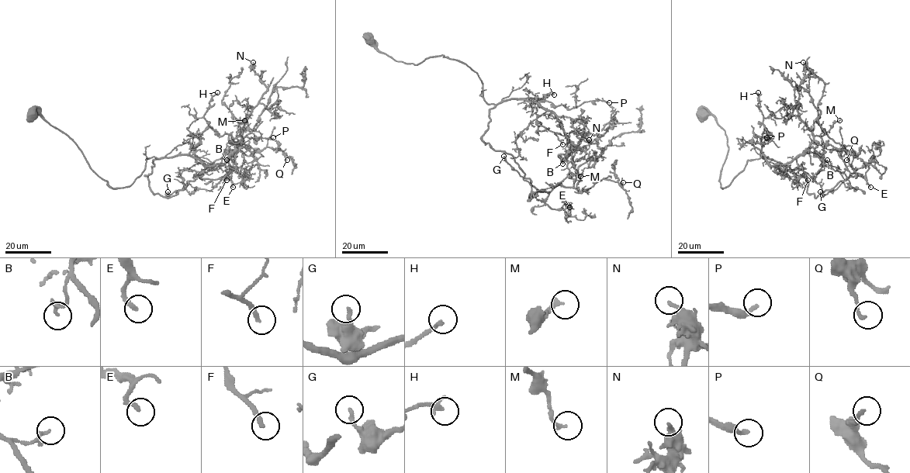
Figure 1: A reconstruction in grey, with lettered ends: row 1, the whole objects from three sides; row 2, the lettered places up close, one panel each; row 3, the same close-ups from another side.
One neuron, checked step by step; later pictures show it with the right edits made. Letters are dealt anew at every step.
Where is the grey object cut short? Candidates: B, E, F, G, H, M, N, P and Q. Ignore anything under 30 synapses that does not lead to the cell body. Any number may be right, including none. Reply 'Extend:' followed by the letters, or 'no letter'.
Extend: F, P

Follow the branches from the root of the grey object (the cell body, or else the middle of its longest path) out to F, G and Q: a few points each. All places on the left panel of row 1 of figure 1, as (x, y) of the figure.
F: (35, 112), (64, 132), (113, 188), (129, 187), (153, 157), (190, 155), (209, 166), (202, 177), (226, 180)
G: (35, 112), (113, 188), (129, 187), (155, 157), (145, 175), (153, 193), (174, 195), (188, 181), (167, 191)
Q: (35, 112), (113, 188), (153, 157), (148, 187), (165, 197), (233, 150), (287, 160)

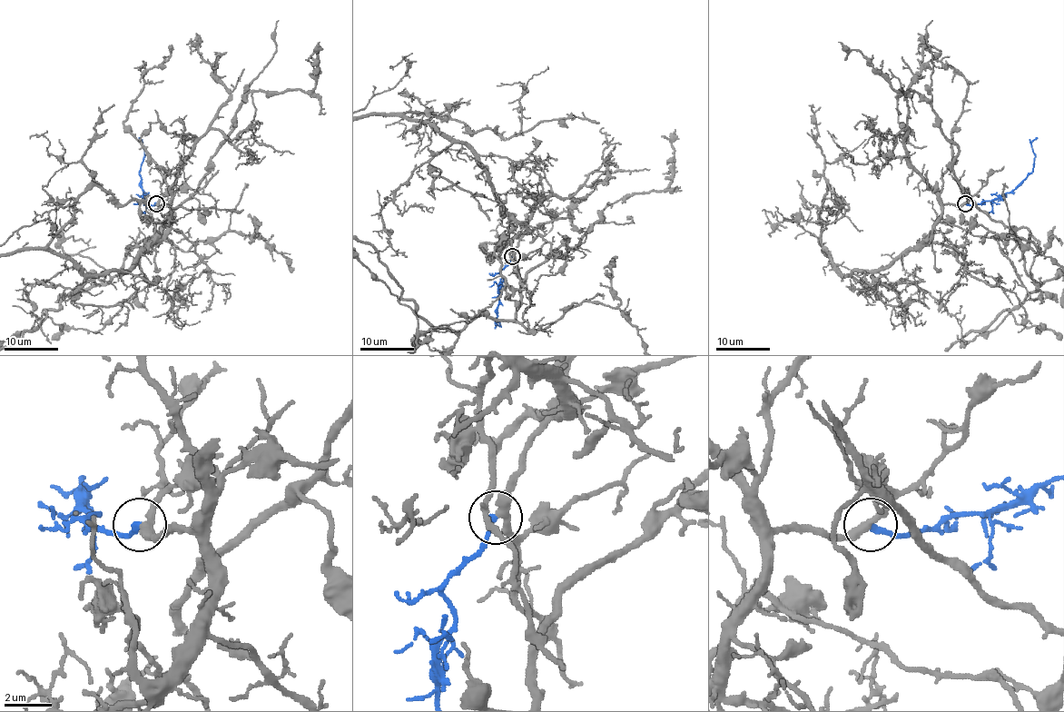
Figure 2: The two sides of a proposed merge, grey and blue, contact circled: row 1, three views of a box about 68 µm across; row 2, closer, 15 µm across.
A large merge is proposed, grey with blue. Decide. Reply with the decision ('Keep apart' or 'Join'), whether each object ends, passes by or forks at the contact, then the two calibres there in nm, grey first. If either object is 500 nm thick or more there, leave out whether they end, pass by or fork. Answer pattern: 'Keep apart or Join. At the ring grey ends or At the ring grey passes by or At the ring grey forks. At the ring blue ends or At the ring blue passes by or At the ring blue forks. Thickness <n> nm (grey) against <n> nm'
Join. At the ring grey passes by. At the ring blue ends. Thickness 340 nm (grey) against 280 nm

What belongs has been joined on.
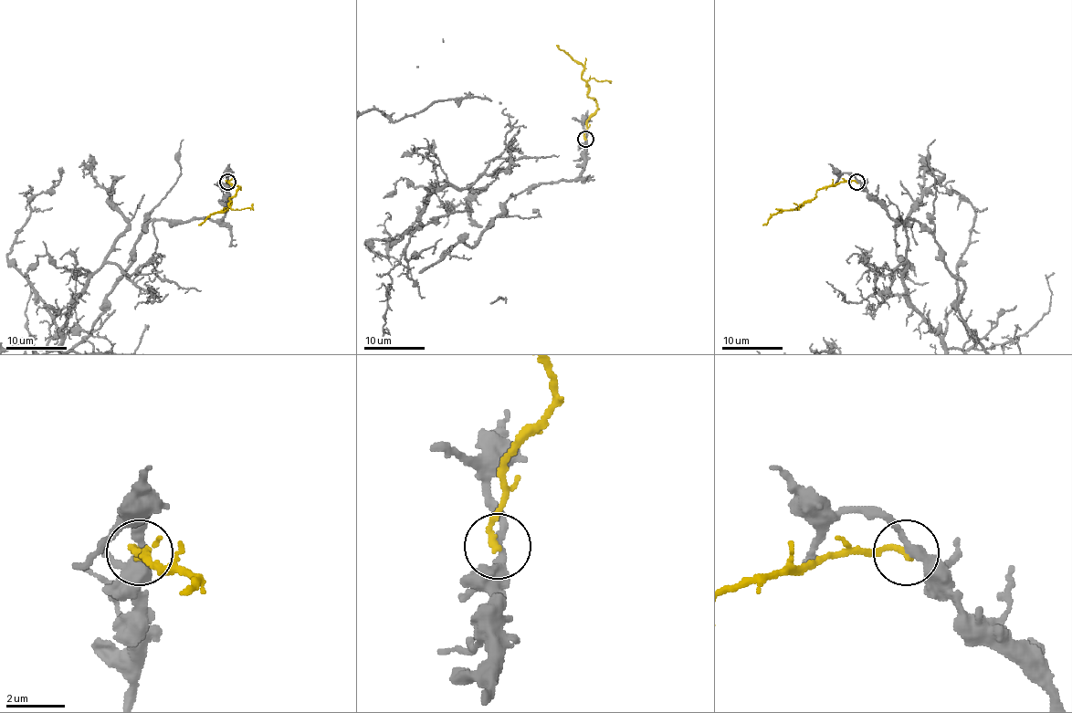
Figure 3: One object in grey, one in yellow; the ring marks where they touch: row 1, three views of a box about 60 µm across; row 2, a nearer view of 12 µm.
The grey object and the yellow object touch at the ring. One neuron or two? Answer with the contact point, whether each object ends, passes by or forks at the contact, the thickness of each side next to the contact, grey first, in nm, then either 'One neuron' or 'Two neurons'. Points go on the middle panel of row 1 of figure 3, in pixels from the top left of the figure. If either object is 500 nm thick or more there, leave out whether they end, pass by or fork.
Place: (585, 139). At the ring grey passes by. At the ring yellow ends. Thickness 280 nm (grey) against 220 nm. Two neurons

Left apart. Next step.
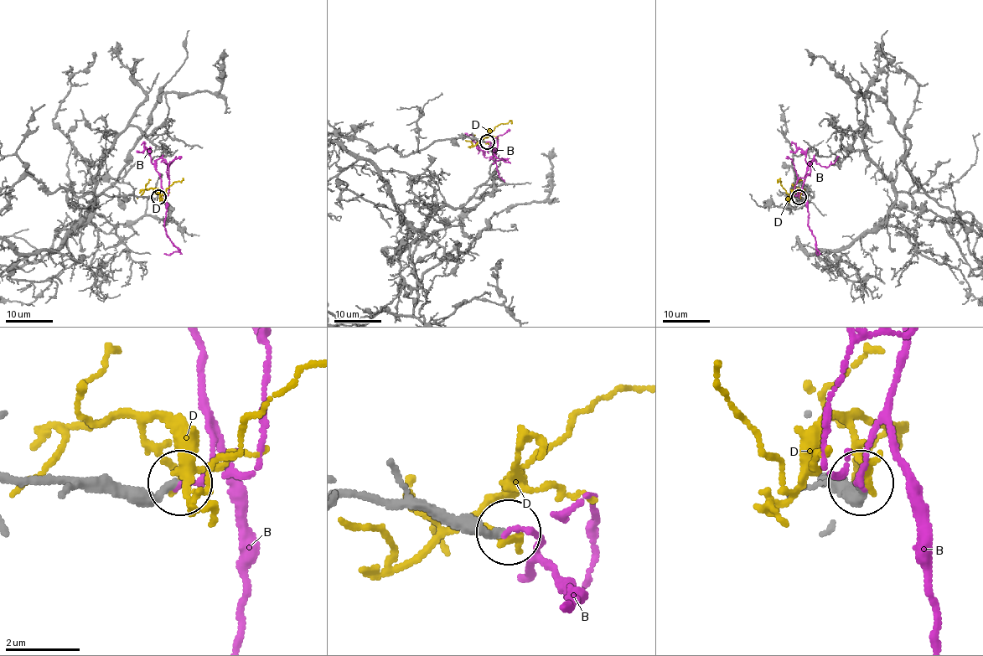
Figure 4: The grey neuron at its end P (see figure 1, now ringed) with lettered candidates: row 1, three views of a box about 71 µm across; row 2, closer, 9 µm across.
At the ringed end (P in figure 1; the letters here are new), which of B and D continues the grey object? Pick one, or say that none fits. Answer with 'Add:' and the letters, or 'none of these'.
Add: none of these

